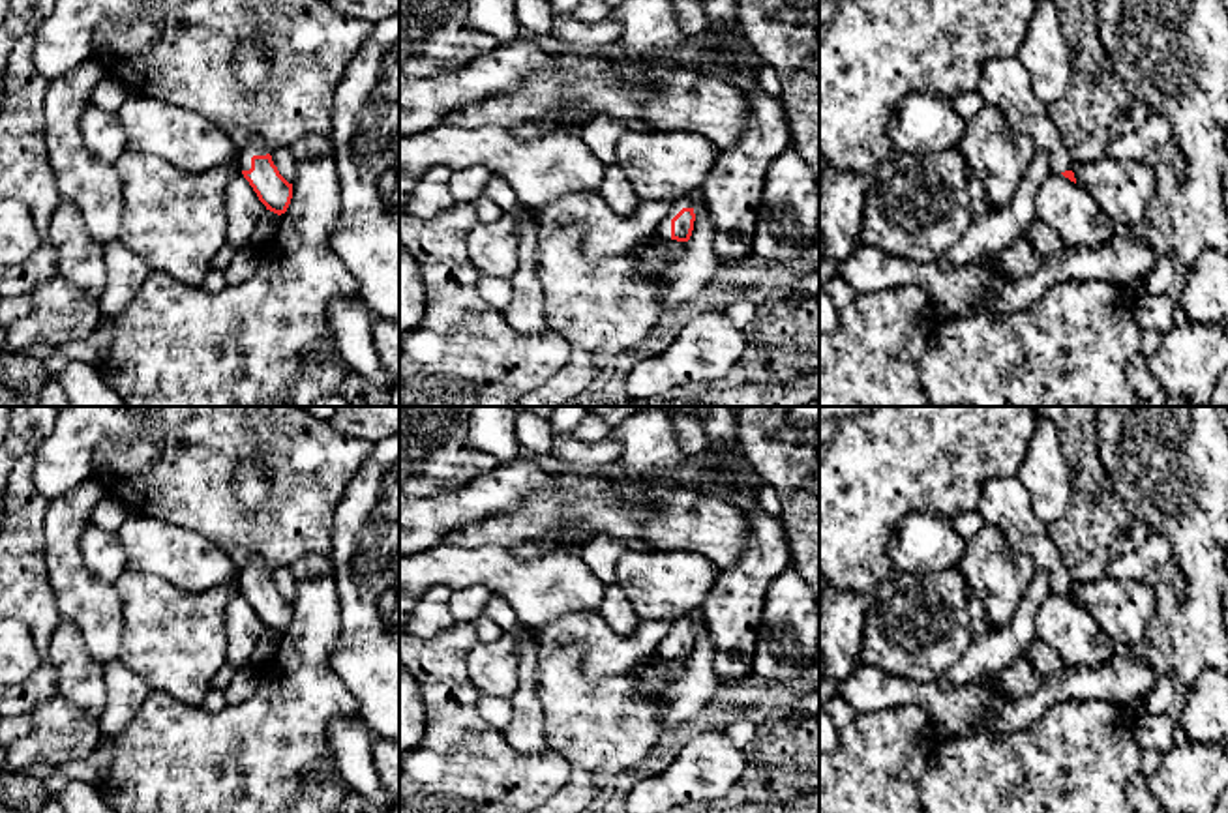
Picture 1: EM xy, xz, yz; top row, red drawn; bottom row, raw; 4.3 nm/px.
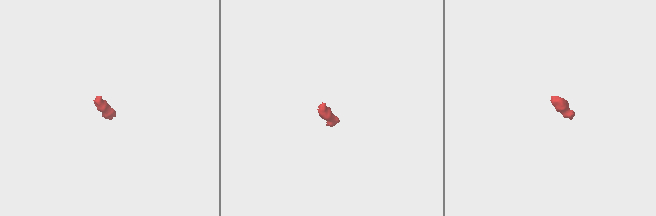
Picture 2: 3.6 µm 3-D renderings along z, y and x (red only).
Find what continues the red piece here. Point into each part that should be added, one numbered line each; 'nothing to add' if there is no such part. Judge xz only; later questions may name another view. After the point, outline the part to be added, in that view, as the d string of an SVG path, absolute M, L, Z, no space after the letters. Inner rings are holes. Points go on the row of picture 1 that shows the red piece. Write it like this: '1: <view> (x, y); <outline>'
1: xz (664, 229); M682 195L675 200L669 202L669 210L664 215L664 219L660 221L658 229L656 229L656 236L660 240L671 240L671 219L682 210L682 208L694 208L694 202L688 195Z

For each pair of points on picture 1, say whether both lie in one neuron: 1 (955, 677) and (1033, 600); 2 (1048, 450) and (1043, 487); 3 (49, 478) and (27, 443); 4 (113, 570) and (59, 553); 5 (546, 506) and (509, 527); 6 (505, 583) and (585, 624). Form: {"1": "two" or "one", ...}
{"1": "one", "2": "one", "3": "two", "4": "two", "5": "one", "6": "two"}

